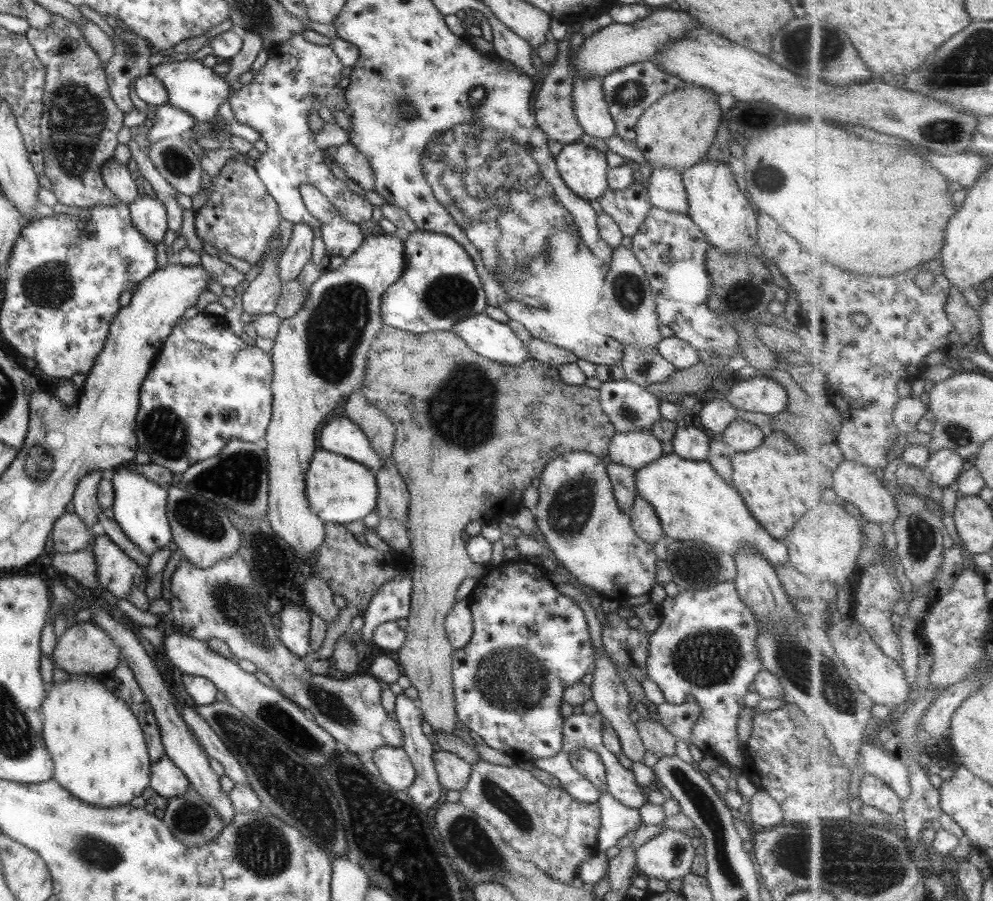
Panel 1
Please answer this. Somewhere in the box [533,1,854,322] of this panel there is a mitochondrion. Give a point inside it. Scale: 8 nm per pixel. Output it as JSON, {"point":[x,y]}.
{"point":[799,43]}

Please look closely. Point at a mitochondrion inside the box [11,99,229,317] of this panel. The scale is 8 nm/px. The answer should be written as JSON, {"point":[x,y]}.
{"point":[51,285]}

